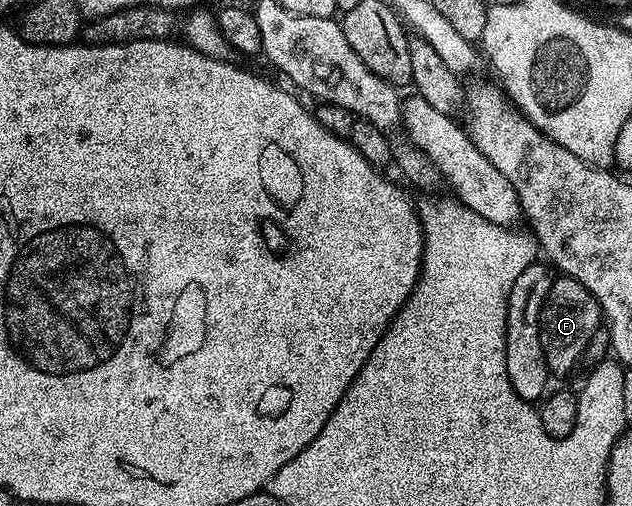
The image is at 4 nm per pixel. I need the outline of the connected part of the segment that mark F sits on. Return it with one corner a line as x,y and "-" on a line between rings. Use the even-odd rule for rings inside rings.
559,275
551,282
551,290
547,296
545,307
541,311
541,347
545,351
547,368
552,374
567,373
579,360
584,359
588,352
588,346
596,340
600,325
601,329
601,312
597,299
588,291
577,279

